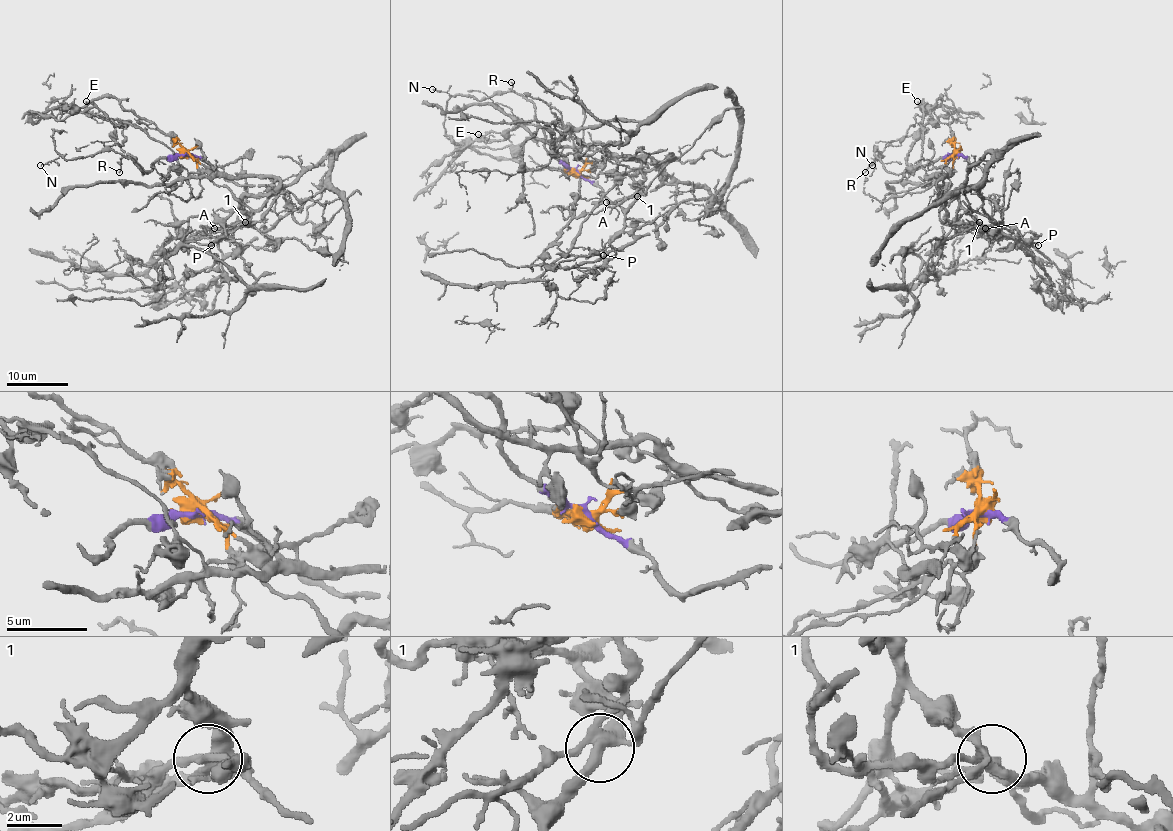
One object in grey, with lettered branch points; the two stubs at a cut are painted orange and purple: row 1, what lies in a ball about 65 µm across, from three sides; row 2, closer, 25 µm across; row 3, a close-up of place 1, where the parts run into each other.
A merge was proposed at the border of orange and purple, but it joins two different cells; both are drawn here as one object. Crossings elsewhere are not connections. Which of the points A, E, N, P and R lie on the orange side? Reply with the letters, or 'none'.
A, P

